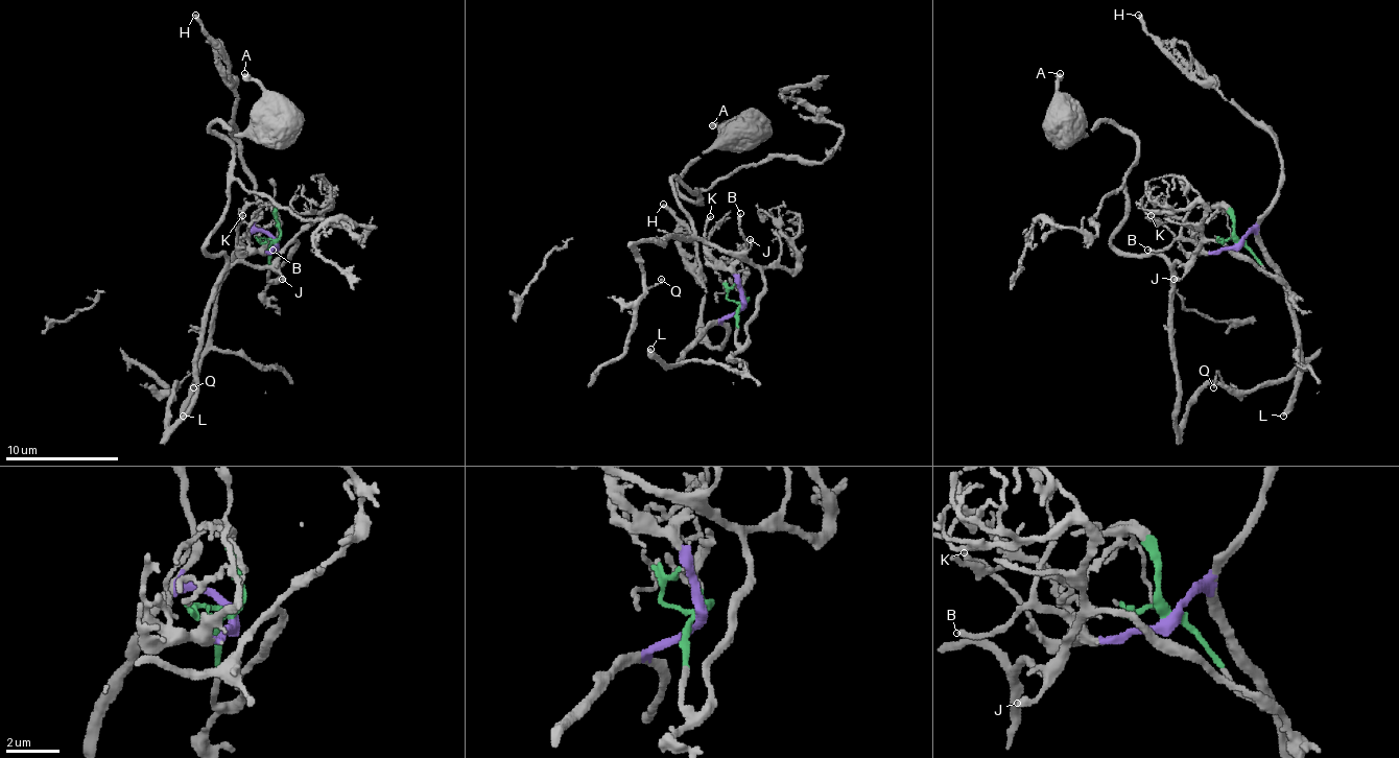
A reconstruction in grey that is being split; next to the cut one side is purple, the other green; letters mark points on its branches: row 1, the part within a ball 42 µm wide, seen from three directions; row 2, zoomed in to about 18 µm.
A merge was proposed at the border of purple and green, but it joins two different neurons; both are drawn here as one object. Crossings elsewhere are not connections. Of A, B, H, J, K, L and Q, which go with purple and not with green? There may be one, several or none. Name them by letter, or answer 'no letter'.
B, H, K, L

